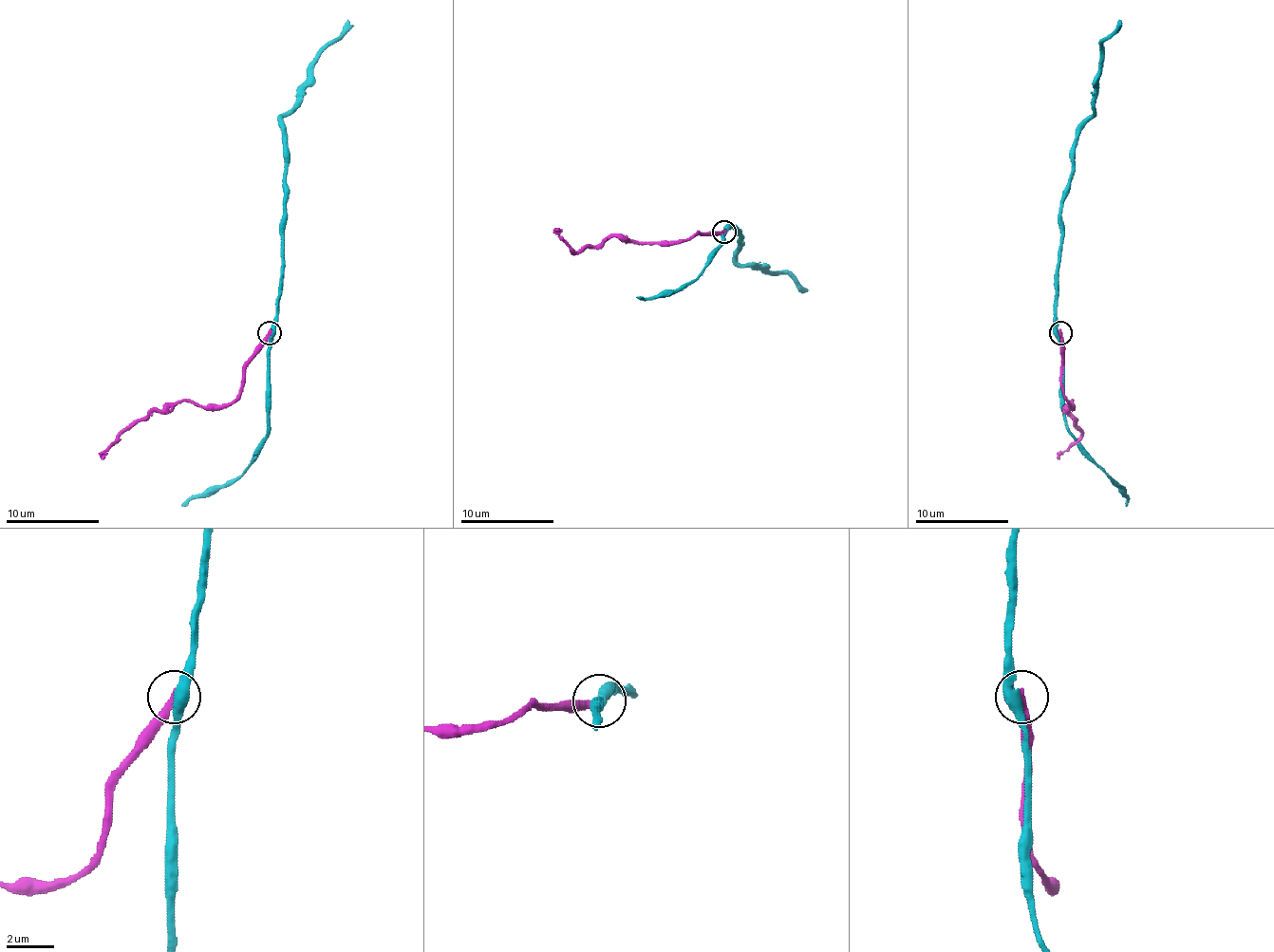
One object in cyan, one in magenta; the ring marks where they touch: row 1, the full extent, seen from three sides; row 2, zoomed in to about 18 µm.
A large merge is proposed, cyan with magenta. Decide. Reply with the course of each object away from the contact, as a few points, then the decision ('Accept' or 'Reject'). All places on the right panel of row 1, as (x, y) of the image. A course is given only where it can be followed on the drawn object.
Course of cyan: (1059, 334), (1055, 316), (1059, 201), (1072, 173), (1077, 131), (1090, 117), (1095, 101), (1099, 45), (1118, 19). Course of magenta: (1059, 332), (1062, 390), (1072, 407), (1072, 400), (1064, 409), (1080, 433), (1058, 458). Reject

